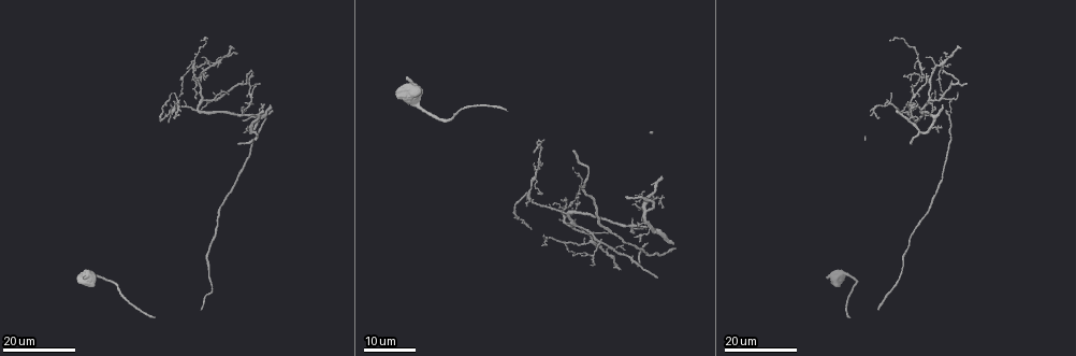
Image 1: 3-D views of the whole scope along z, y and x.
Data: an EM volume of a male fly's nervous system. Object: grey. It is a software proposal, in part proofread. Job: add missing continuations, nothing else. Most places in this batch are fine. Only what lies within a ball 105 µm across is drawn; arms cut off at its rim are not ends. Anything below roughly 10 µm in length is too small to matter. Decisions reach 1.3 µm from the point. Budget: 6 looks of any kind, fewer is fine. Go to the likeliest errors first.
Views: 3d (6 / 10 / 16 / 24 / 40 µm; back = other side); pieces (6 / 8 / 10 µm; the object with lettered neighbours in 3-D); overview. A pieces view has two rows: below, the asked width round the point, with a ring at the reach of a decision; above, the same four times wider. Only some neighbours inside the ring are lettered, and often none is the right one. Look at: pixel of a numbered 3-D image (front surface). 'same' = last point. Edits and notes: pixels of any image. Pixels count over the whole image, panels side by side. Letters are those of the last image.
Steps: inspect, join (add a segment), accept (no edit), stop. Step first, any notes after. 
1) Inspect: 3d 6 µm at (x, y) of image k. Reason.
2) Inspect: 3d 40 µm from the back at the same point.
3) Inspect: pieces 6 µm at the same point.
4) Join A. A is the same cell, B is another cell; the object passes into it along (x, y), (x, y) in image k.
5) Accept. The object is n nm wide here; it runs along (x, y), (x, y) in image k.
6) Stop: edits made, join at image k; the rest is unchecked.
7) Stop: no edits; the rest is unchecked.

Inspect: 3d 16 µm at (626, 195) of image 1. Free end.

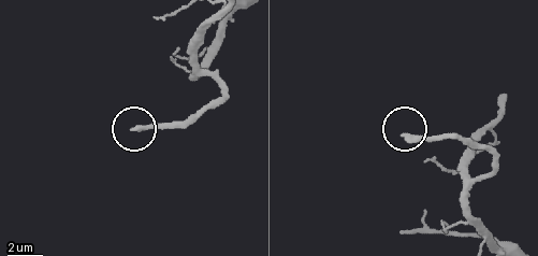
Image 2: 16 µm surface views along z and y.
Inspect: 3d 6 µm at (133, 128) of image 2. Closer look.

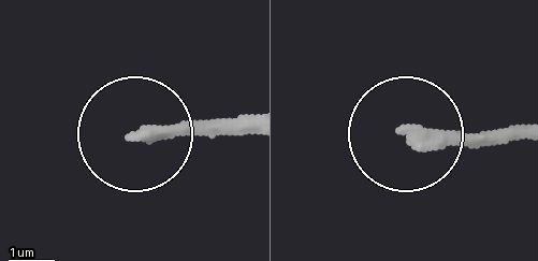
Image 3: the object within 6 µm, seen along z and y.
Inspect: pieces 6 µm at (134, 136) of image 3. See the neighbours.

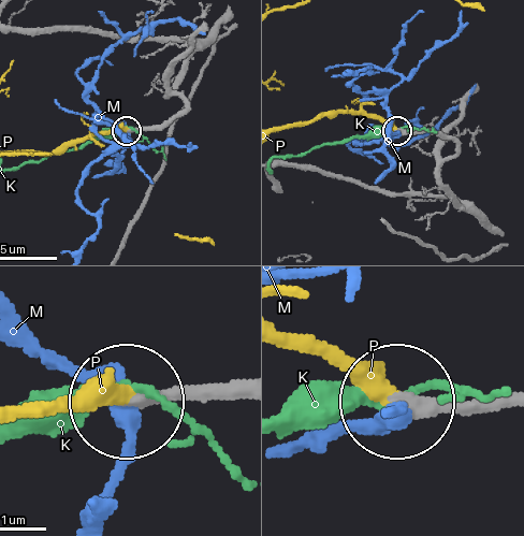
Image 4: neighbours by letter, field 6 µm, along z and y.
Join P. P is the same cell, K and M are other cells; the object passes into it along (242, 382), (10, 409) in image 4; the neuron continues.

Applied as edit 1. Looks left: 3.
Inspect: overview.

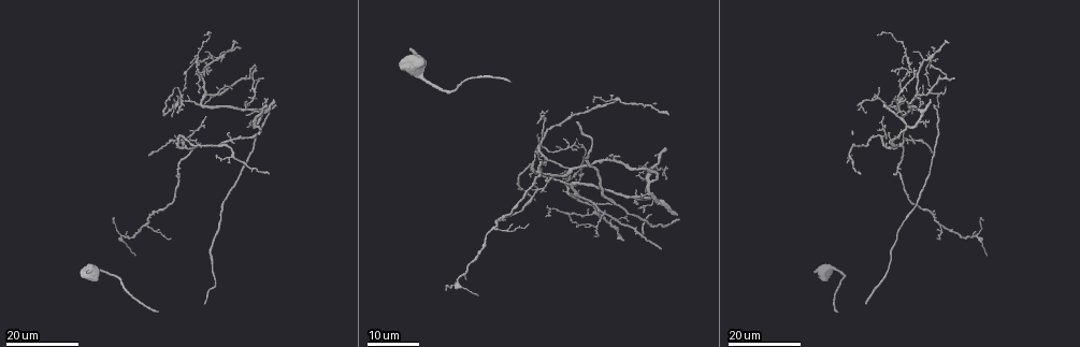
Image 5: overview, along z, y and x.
Inspect: 3d 24 µm at (175, 111) of image 5. Free end.

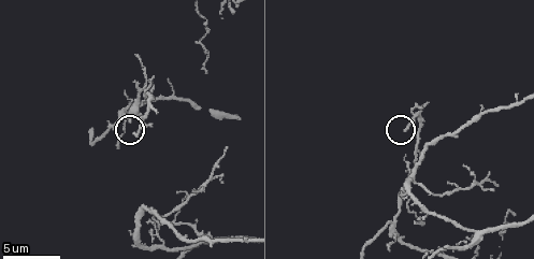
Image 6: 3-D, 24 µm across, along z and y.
Inspect: pieces 10 µm at (404, 128) of image 6.

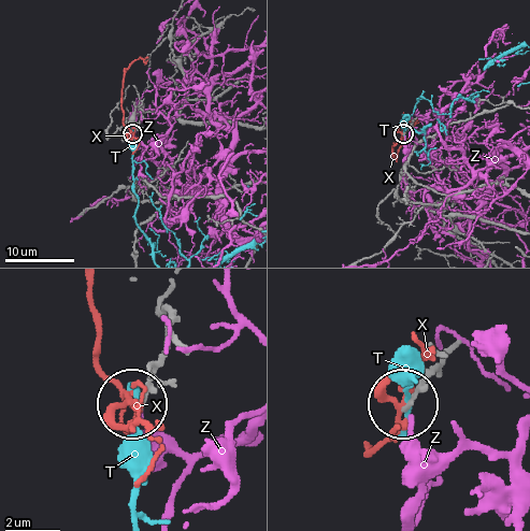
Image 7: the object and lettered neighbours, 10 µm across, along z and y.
Accept. T, X and Z are other cells; none of them fits.

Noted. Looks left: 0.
Stop: edits made, join at image 4; the rest is unchecked.

